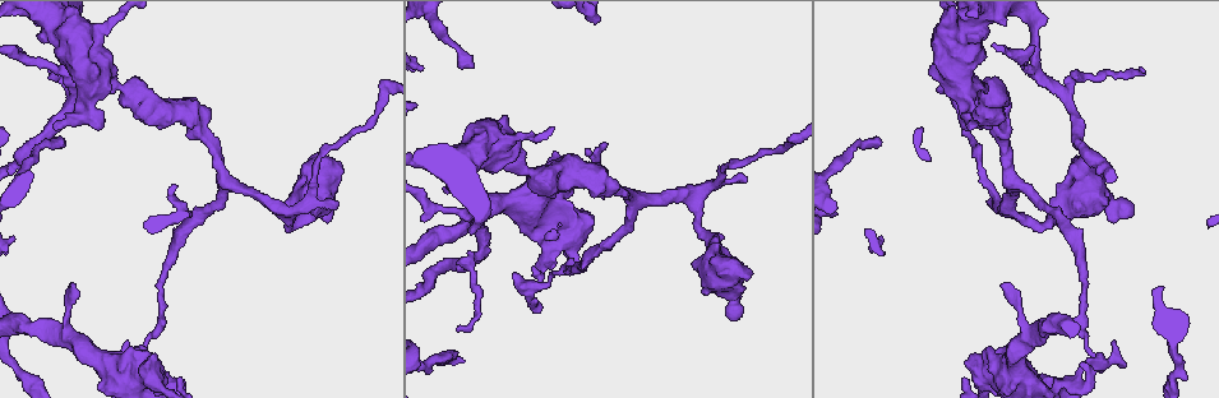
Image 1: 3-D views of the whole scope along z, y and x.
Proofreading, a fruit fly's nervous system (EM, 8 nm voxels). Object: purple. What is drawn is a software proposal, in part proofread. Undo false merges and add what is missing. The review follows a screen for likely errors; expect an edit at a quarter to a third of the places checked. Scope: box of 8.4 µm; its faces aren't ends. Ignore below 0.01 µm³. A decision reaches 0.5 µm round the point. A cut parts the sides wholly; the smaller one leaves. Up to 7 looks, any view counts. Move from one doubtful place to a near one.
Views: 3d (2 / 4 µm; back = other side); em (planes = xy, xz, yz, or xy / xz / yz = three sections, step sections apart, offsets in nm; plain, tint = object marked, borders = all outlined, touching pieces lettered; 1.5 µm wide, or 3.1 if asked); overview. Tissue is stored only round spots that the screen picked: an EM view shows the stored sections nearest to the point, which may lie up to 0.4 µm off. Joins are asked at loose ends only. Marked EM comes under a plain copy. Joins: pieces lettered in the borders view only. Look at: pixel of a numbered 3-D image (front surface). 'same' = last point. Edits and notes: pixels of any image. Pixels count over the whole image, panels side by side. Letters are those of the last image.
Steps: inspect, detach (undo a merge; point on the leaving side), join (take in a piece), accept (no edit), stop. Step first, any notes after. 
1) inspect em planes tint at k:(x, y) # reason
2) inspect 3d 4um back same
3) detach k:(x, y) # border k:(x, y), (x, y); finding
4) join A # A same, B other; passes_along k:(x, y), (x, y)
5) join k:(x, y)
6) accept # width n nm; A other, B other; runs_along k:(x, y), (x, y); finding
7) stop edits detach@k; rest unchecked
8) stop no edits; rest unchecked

inspect 3d 2um at 1:(729, 270) # sudden change in width

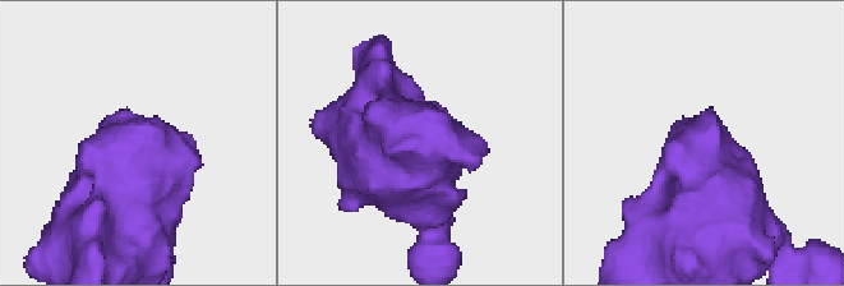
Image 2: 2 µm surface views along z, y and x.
inspect em planes borders at 2:(428, 138) # now the EM

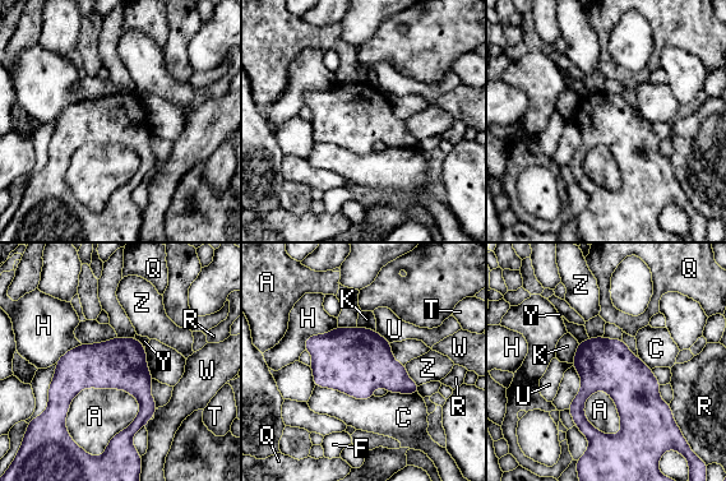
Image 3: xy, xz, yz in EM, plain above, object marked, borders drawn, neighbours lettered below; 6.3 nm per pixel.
accept # A other, C other, F other, H other, K other, Q other, R other, T other, U other, W other, Y other, Z other; border 3:(140, 405), (83, 388), (69, 436); continuous, no second neuron

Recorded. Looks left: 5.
inspect 3d 4um at 1:(745, 182) # free end

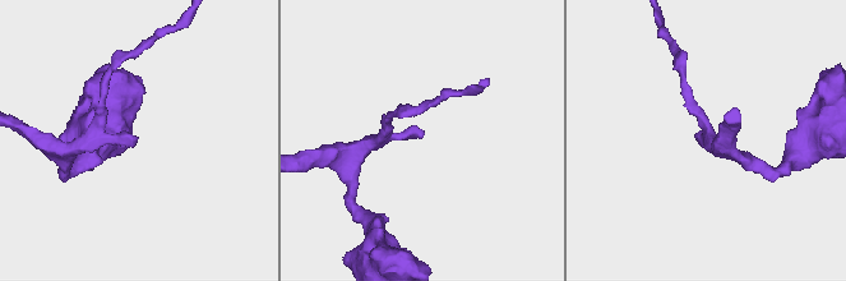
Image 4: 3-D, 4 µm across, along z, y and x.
inspect em planes tint at 4:(422, 136)

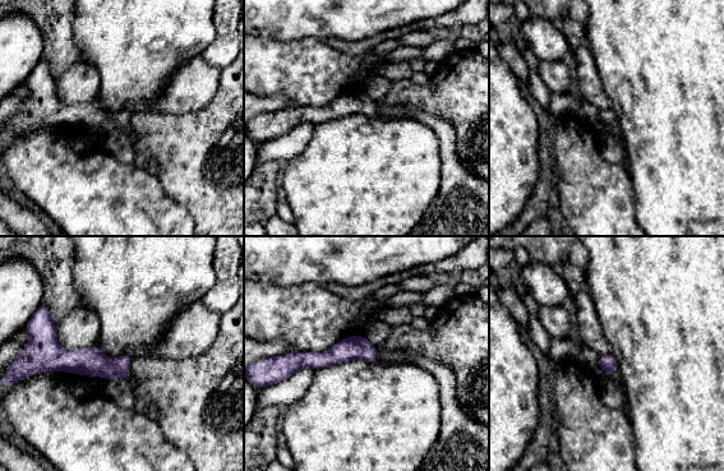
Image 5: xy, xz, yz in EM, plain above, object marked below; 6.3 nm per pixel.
inspect em planes borders same

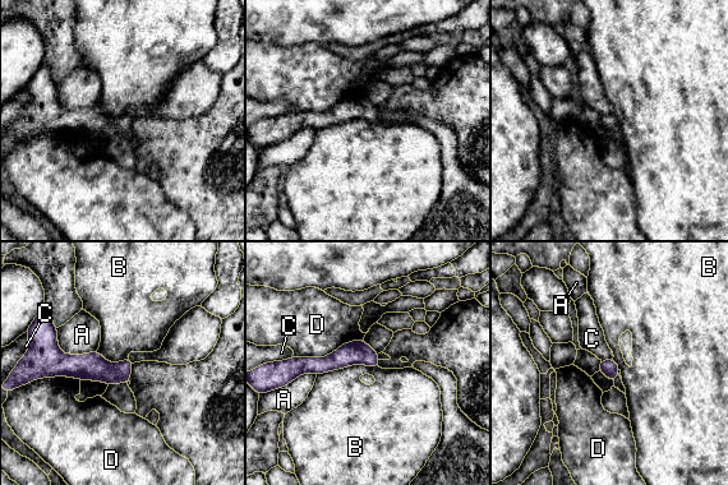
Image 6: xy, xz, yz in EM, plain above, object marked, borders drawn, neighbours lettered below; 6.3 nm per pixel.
accept # A other, B other, C other, D other; runs_along 6:(376, 359), (342, 356), (299, 370); no lettered piece goes on from it

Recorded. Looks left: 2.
inspect 3d 4um at 1:(141, 352)

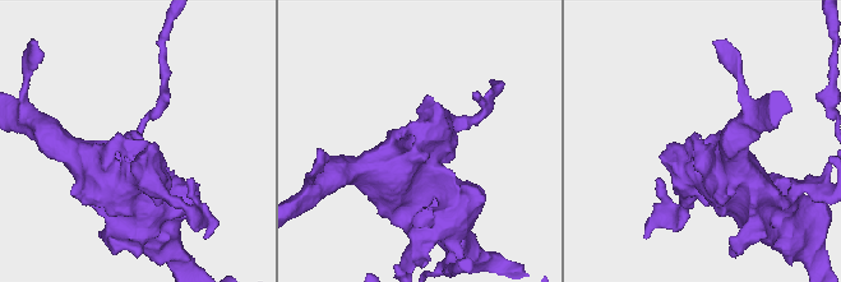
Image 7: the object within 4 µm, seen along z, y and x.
inspect em xz step 8 borders at 7:(418, 125)

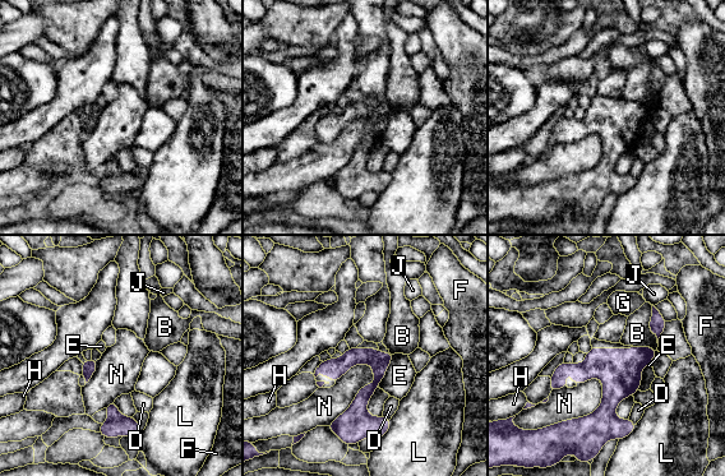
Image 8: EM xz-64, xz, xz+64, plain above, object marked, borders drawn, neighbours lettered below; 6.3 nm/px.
accept # longest_contact N 460 nm; B other, D other, E other, F other, G other, H other, J other, L other, N other; all the same neuron

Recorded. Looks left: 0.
stop no edits; rest unchecked

